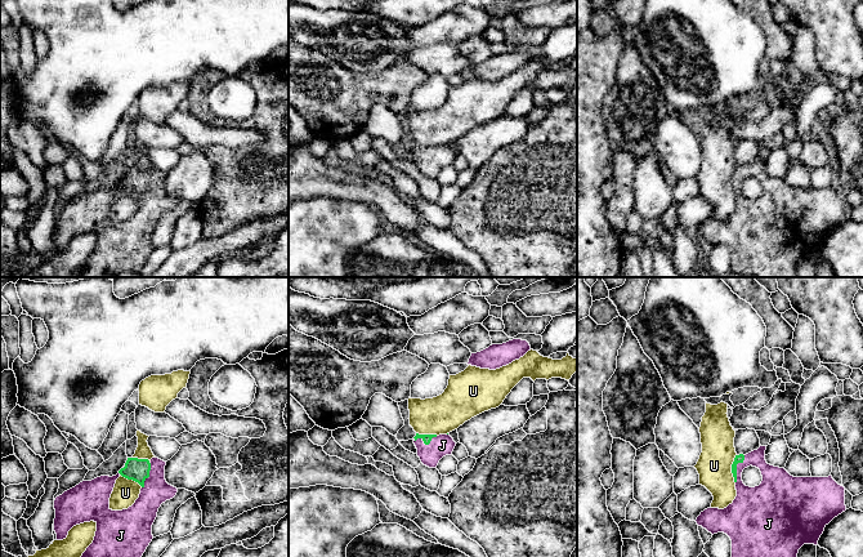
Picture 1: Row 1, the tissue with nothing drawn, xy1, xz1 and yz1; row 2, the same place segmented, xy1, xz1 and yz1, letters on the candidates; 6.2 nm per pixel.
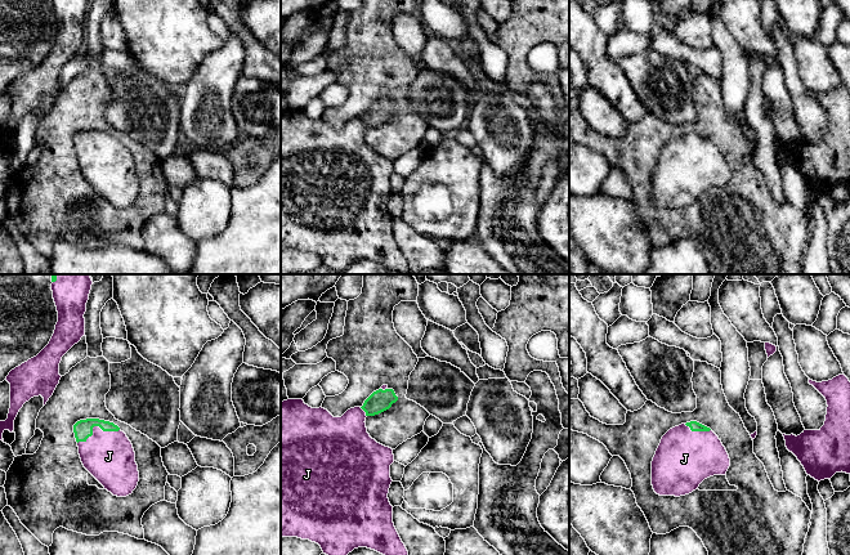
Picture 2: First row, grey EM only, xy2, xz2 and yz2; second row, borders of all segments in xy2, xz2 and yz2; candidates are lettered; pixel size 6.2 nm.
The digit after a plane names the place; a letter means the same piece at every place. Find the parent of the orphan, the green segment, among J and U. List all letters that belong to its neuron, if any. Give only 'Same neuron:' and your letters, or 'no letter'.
Same neuron: J

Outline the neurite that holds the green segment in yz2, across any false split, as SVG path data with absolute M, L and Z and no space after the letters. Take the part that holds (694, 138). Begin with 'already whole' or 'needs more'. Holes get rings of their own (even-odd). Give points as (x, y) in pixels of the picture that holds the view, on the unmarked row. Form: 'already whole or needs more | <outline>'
needs more | M690 133L670 140L652 173L652 197L659 207L685 207L713 187L725 187L729 166L707 138Z

